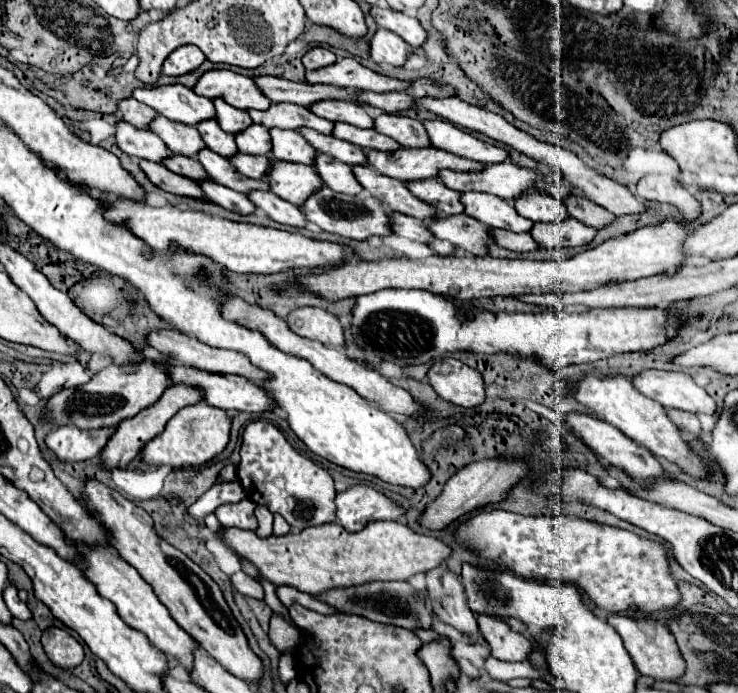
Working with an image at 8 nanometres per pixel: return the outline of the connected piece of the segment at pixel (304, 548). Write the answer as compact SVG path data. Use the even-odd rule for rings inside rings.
M373 521L363 531L347 533L339 525L307 527L301 533L285 537L259 539L255 531L223 529L221 541L237 555L249 559L275 585L289 585L303 593L317 595L333 587L361 585L365 581L401 581L411 575L425 573L441 565L451 549L439 539L413 533L409 527L395 521Z

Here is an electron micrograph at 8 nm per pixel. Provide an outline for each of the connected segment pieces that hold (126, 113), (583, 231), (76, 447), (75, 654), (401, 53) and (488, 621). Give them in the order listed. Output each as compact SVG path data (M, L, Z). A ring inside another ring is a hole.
M133 97L119 101L119 111L123 113L123 119L127 123L131 123L133 127L137 127L137 129L149 129L149 125L157 117L155 109L151 109L149 105L143 105L139 101L135 101Z
M563 221L561 225L533 225L531 235L535 241L539 241L541 247L577 247L587 245L595 237L595 229L589 229L587 225L581 225L579 221Z
M63 425L51 431L45 443L61 461L87 461L101 453L113 433L115 427L83 431L73 425Z
M49 627L47 631L43 631L41 643L51 663L61 669L73 669L85 657L81 643L75 637L71 637L65 629Z
M379 29L371 37L371 59L375 63L391 63L395 67L403 67L413 53L413 47L409 47L401 37L387 29Z
M477 615L479 629L491 647L491 655L501 661L525 661L529 651L533 651L531 639L509 629L501 619L489 615Z

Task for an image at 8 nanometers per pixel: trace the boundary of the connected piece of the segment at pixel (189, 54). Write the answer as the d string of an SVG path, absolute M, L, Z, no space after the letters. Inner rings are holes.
M183 45L181 49L175 49L163 65L163 73L169 77L179 77L179 75L187 75L191 71L195 71L201 63L205 61L205 55L201 53L201 49L197 49L195 45Z

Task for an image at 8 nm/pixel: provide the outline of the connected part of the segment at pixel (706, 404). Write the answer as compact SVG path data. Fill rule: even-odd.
M643 371L633 377L633 387L645 393L649 399L659 401L667 409L681 409L689 413L715 415L717 405L705 389L697 387L695 381L681 371Z

